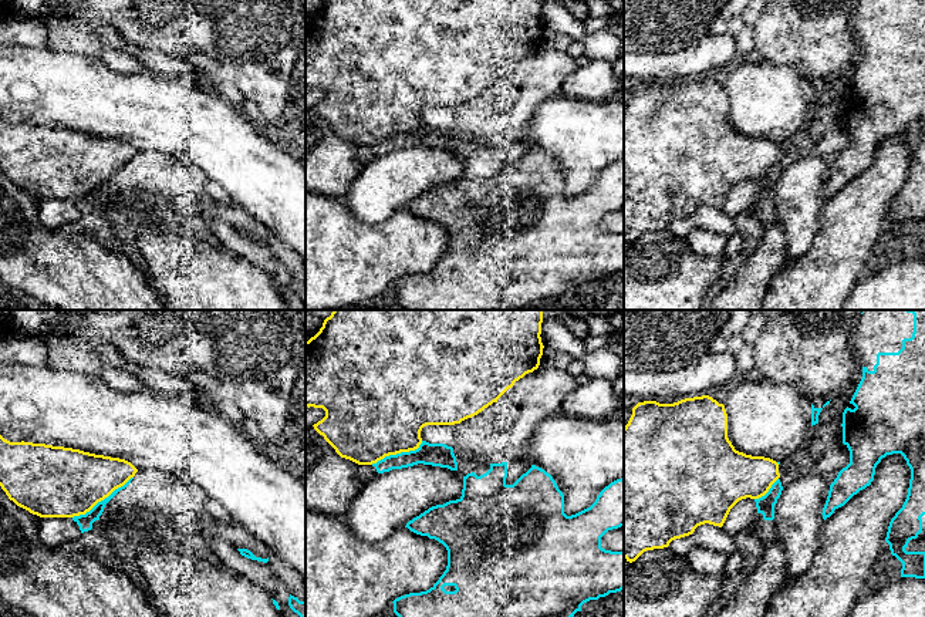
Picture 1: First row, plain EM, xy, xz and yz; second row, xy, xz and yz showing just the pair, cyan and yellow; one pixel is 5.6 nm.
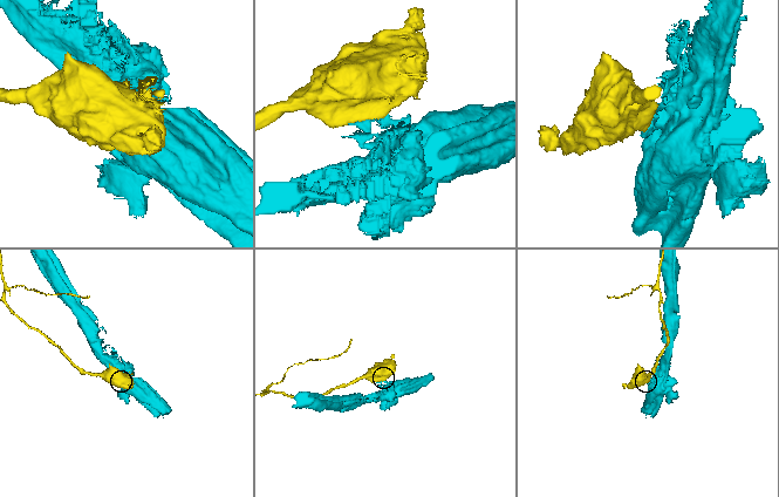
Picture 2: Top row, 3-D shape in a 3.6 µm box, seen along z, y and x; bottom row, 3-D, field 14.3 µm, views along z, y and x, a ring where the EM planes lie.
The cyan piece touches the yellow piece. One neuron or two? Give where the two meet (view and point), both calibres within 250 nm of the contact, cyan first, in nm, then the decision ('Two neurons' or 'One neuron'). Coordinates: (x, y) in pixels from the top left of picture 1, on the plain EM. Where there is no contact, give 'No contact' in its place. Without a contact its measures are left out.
Touches cyan at xy (104, 181). Thickness 80 nm (cyan) against 400 nm. Two neurons

